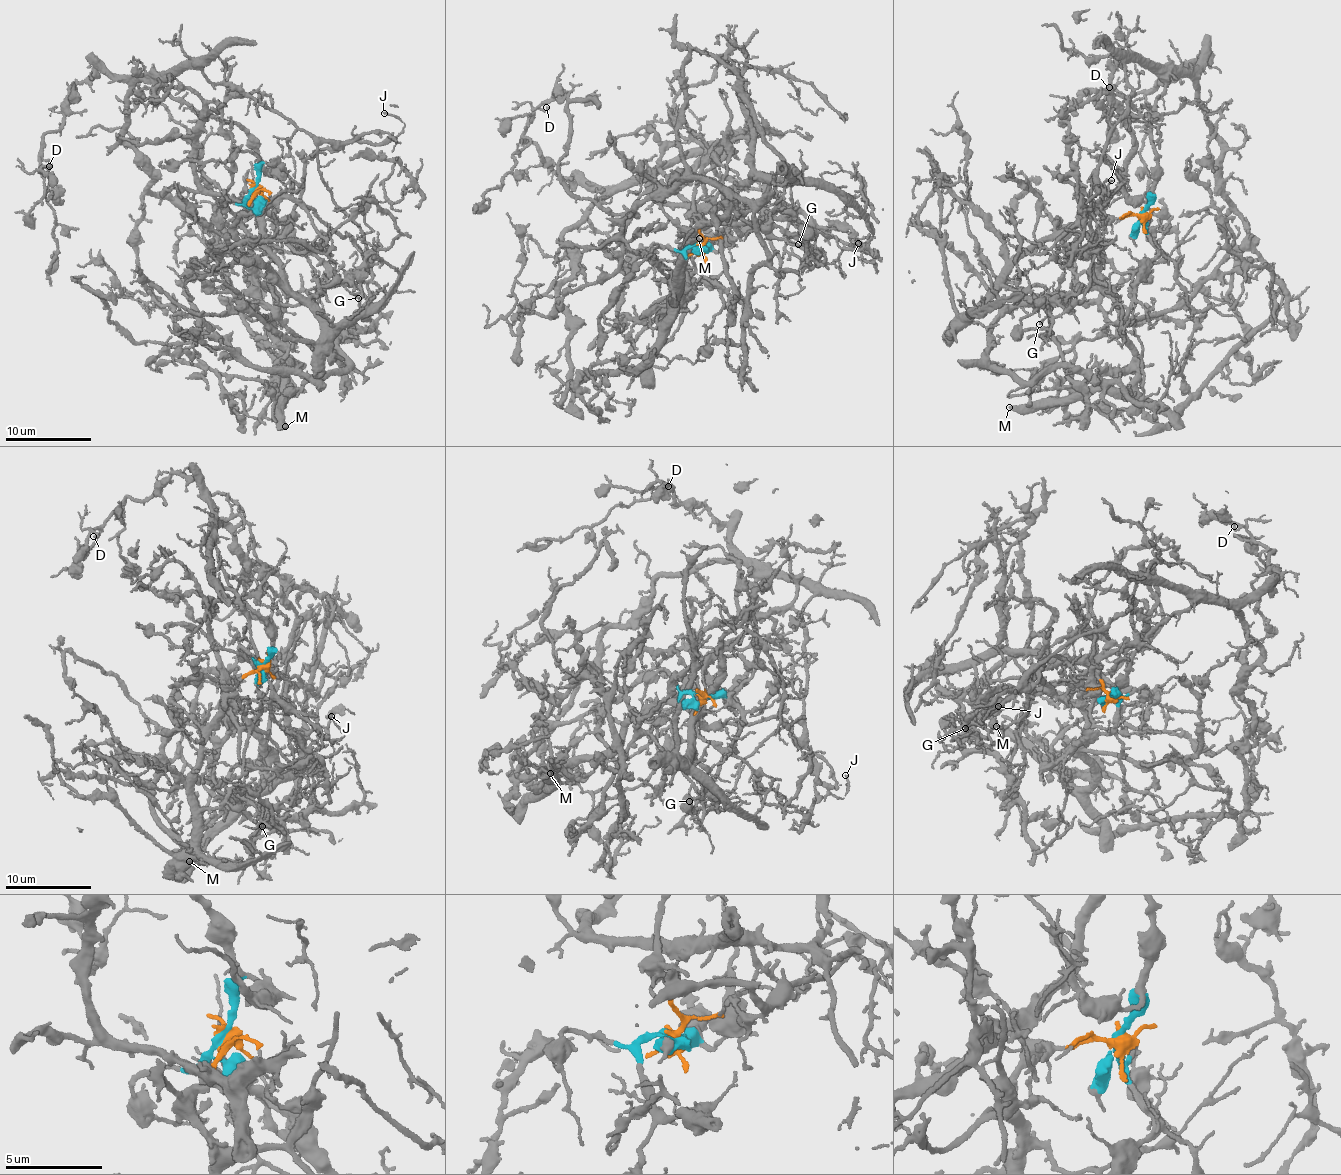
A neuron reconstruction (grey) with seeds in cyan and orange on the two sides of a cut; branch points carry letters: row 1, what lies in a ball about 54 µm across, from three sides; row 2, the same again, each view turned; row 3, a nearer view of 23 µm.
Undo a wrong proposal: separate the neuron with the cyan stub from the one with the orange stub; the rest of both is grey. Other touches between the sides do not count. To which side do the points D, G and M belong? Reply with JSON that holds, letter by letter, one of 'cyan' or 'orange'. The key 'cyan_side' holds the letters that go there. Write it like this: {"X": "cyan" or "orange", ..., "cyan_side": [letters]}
{"D": "cyan", "G": "orange", "M": "orange", "cyan_side": ["D"]}

